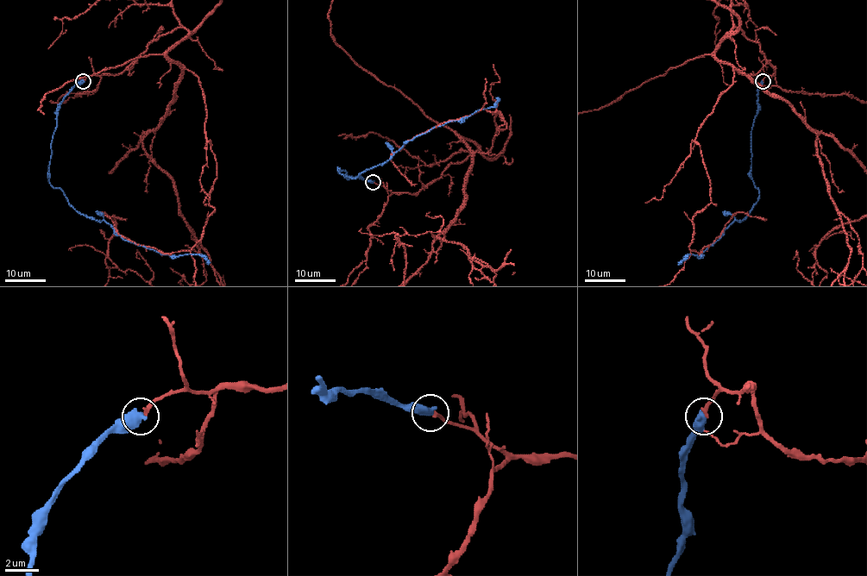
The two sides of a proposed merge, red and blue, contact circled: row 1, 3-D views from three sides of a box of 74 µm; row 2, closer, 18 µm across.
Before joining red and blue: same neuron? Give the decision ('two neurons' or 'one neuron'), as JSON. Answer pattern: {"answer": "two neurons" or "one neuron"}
{"answer": "two neurons"}

